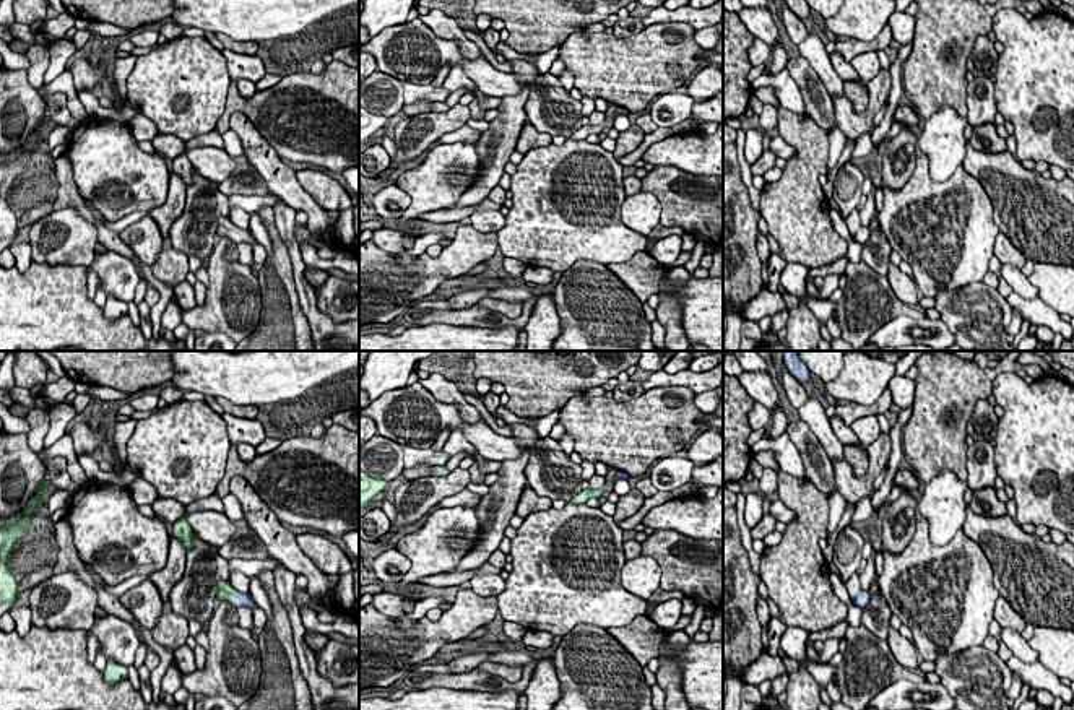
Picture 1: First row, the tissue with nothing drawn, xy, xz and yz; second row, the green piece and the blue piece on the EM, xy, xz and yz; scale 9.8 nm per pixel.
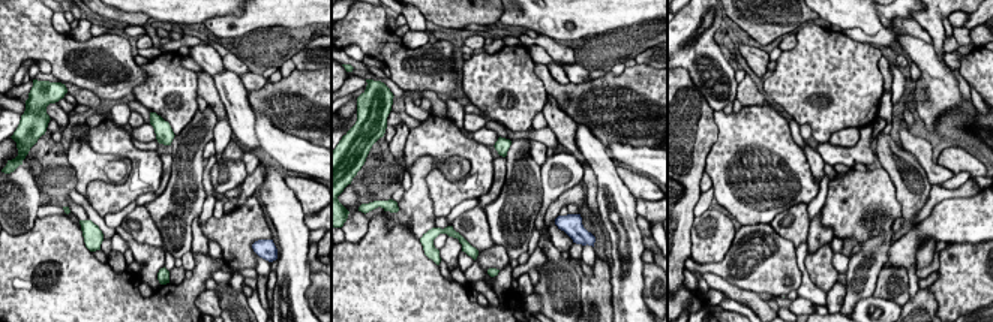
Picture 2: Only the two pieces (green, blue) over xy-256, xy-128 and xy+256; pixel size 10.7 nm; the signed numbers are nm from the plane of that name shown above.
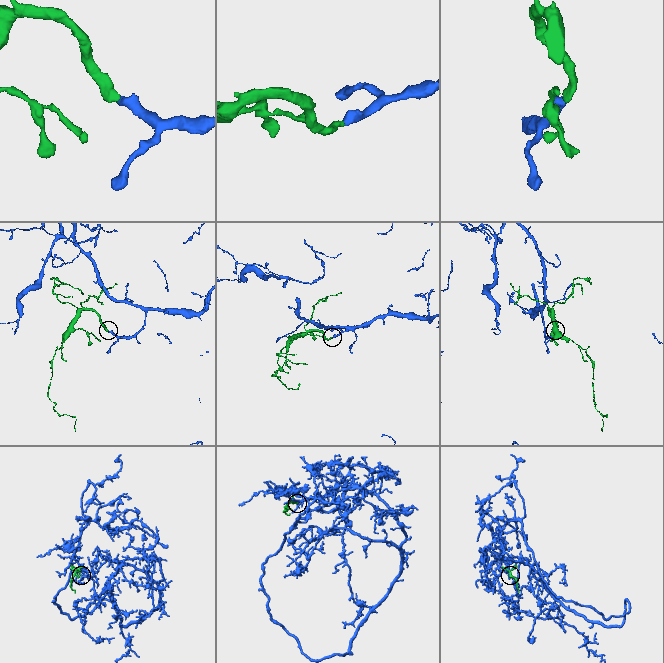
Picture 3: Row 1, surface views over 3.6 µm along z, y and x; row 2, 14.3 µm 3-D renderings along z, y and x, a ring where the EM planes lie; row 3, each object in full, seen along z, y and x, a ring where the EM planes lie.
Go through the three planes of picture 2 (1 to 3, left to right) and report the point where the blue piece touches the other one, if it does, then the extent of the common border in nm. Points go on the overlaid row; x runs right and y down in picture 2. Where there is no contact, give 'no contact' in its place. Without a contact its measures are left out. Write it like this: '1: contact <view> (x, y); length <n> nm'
1: no contact
2: no contact
3: no contact

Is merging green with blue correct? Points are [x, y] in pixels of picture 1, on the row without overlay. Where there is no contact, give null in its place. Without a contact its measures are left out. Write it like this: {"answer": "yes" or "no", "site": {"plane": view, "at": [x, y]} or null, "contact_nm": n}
{"answer": "yes", "site": {"plane": "xy", "at": [234, 231]}, "contact_nm": 140}

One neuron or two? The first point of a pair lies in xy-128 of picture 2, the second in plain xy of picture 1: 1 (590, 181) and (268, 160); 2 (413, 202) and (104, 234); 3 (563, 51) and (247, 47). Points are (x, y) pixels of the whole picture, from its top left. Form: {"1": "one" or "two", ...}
{"1": "two", "2": "two", "3": "one"}

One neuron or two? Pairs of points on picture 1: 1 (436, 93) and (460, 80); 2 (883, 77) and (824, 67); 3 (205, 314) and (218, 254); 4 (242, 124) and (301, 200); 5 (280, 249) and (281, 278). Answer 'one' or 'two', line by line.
1: two
2: two
3: one
4: one
5: one

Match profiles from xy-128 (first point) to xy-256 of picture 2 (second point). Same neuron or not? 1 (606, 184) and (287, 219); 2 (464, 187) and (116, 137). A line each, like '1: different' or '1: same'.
1: same
2: same

